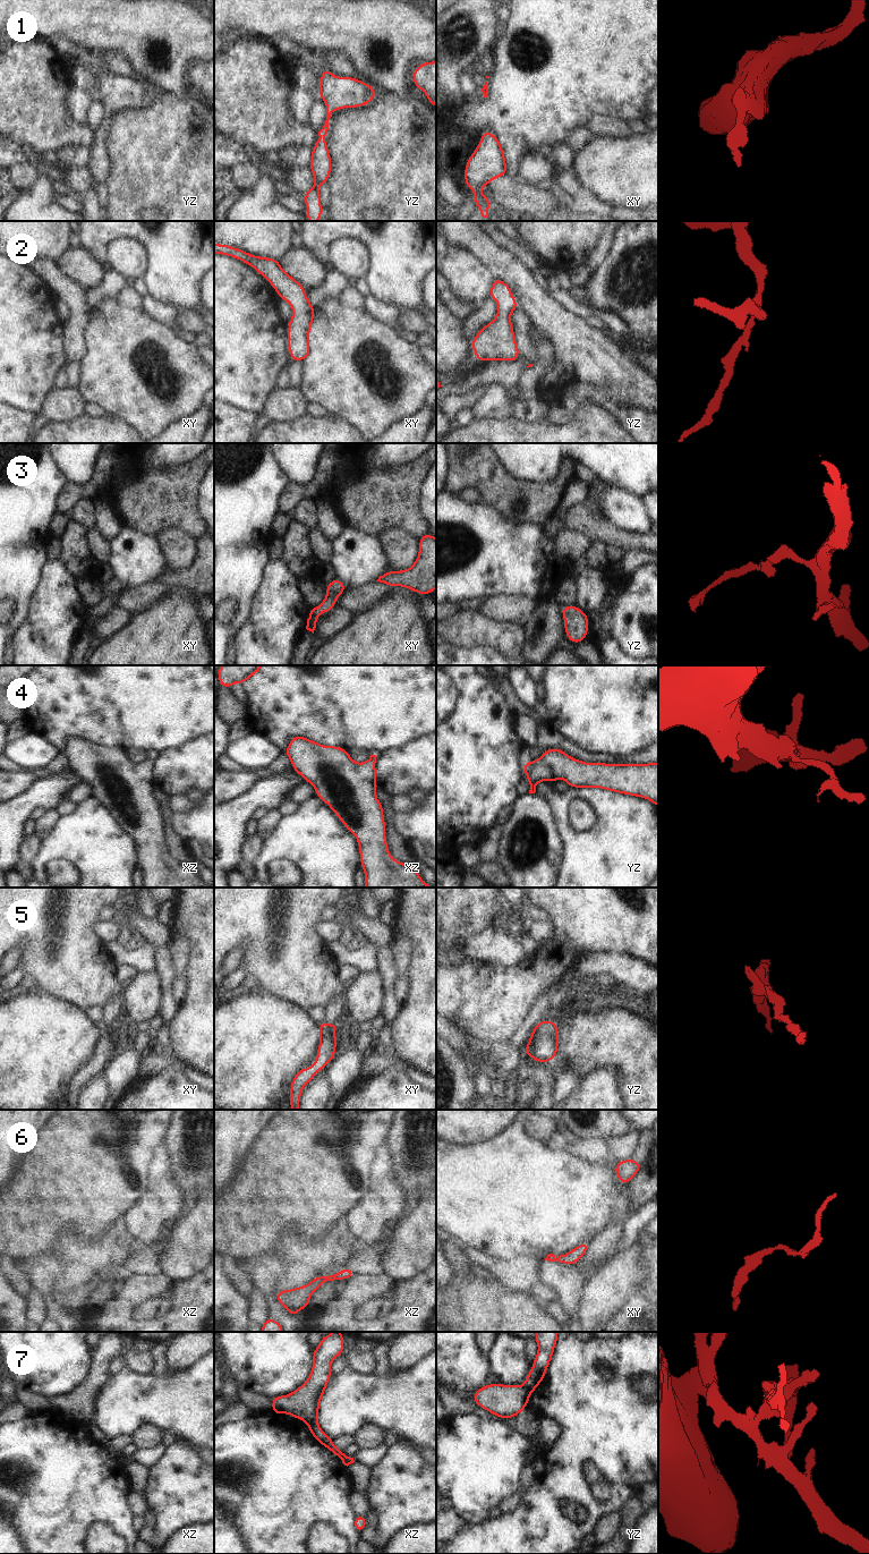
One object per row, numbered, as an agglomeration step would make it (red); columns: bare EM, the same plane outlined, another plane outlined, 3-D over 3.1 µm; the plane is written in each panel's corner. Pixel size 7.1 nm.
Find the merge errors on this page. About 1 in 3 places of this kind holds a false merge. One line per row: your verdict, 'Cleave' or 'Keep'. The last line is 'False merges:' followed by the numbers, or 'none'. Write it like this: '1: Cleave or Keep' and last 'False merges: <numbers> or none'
1: Keep
2: Keep
3: Keep
4: Keep
5: Keep
6: Keep
7: Cleave
False merges: 7

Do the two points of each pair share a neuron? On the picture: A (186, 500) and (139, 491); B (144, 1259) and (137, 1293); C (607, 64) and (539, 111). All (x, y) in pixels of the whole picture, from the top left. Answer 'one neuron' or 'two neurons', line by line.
A: one neuron
B: two neurons
C: one neuron

